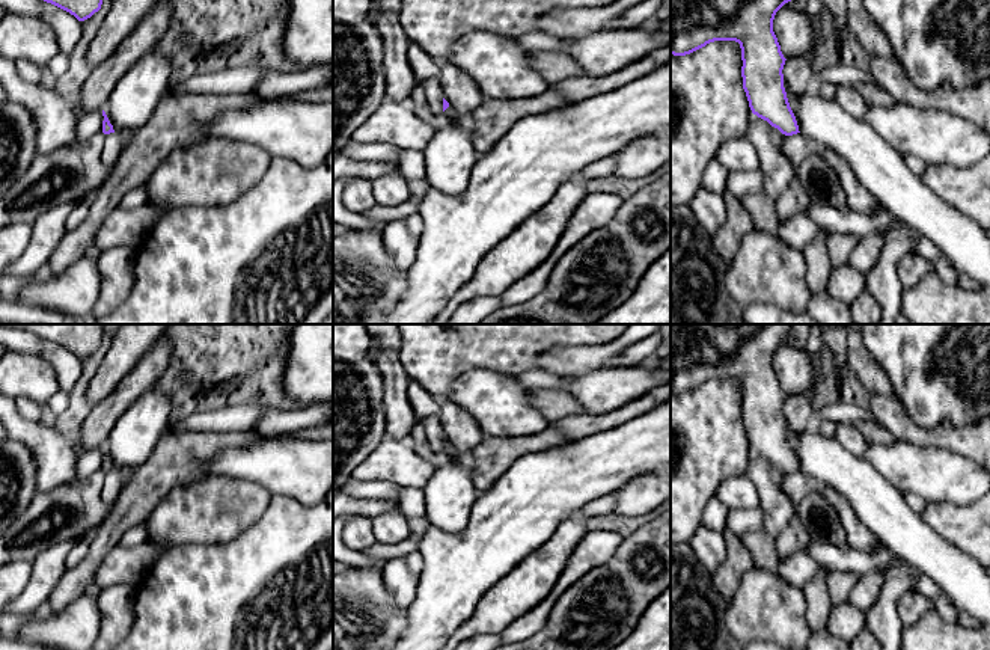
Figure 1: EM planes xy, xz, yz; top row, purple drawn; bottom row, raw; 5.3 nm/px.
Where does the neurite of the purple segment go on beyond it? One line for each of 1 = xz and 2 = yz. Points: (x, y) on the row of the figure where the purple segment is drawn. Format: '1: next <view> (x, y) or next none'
1: next none
2: next none

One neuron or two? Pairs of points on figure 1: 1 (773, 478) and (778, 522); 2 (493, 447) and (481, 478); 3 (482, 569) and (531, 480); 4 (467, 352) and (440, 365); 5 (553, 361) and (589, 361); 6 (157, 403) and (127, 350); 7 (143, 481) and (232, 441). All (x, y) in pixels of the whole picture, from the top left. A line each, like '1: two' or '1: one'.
1: one
2: one
3: one
4: one
5: one
6: two
7: one

